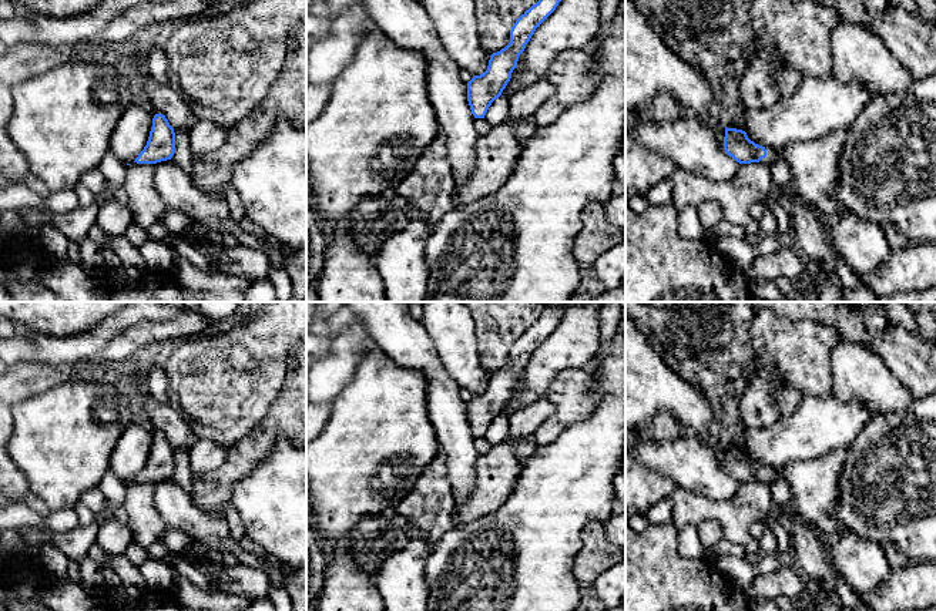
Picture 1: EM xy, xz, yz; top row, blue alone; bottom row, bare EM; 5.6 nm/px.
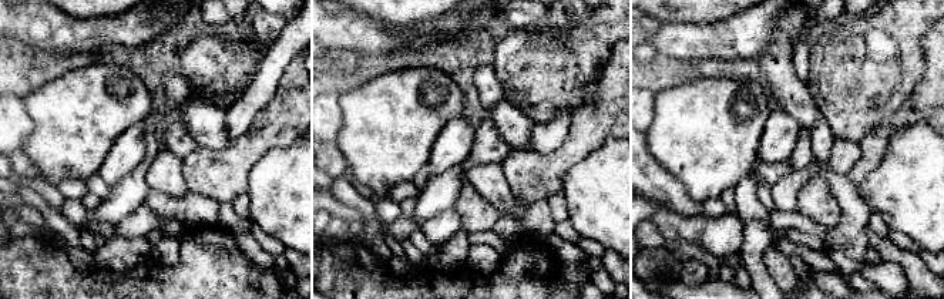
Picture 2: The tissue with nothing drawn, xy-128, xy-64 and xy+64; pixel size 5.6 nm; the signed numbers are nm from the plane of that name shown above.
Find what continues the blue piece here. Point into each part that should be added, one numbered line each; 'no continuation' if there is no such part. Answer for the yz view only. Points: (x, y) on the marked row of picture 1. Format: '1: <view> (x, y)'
1: yz (771, 155)

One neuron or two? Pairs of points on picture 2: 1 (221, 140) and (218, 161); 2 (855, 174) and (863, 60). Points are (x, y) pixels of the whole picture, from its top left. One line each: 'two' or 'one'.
1: two
2: two

